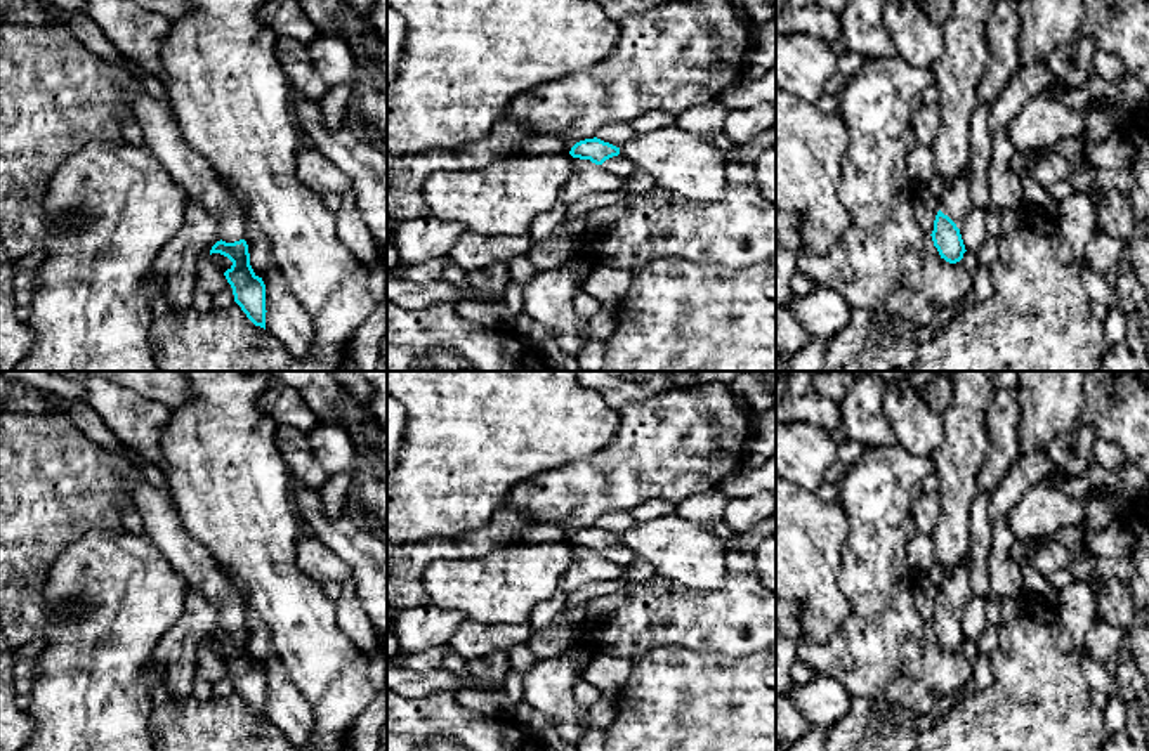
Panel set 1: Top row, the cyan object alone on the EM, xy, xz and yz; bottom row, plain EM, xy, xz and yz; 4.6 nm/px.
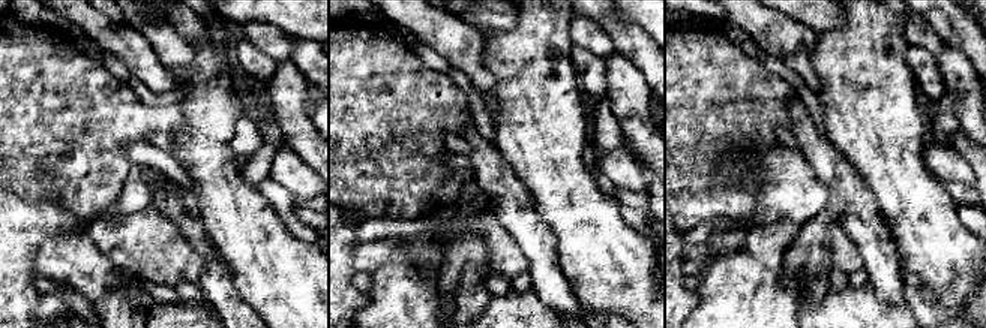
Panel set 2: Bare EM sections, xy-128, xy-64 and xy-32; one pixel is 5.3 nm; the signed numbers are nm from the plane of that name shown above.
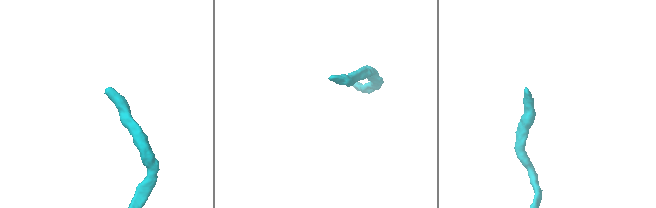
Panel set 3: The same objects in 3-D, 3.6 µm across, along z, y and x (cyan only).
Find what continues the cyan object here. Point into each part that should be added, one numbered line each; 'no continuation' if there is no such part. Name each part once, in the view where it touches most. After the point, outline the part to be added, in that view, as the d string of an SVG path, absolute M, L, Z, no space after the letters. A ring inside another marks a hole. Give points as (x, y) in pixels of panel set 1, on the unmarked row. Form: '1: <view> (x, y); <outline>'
1: xy (160, 517); M144 479L128 486L128 496L141 513L146 534L168 564L189 588L201 591L217 607L220 628L226 631L245 628L245 602L234 593L207 548L186 532L170 496Z

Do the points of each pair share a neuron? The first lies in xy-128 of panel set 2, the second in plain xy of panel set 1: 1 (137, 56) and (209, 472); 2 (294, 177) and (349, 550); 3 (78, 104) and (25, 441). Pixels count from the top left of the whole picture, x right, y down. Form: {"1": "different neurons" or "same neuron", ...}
{"1": "different neurons", "2": "different neurons", "3": "same neuron"}

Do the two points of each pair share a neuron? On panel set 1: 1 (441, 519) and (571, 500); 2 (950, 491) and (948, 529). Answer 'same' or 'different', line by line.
1: different
2: same

